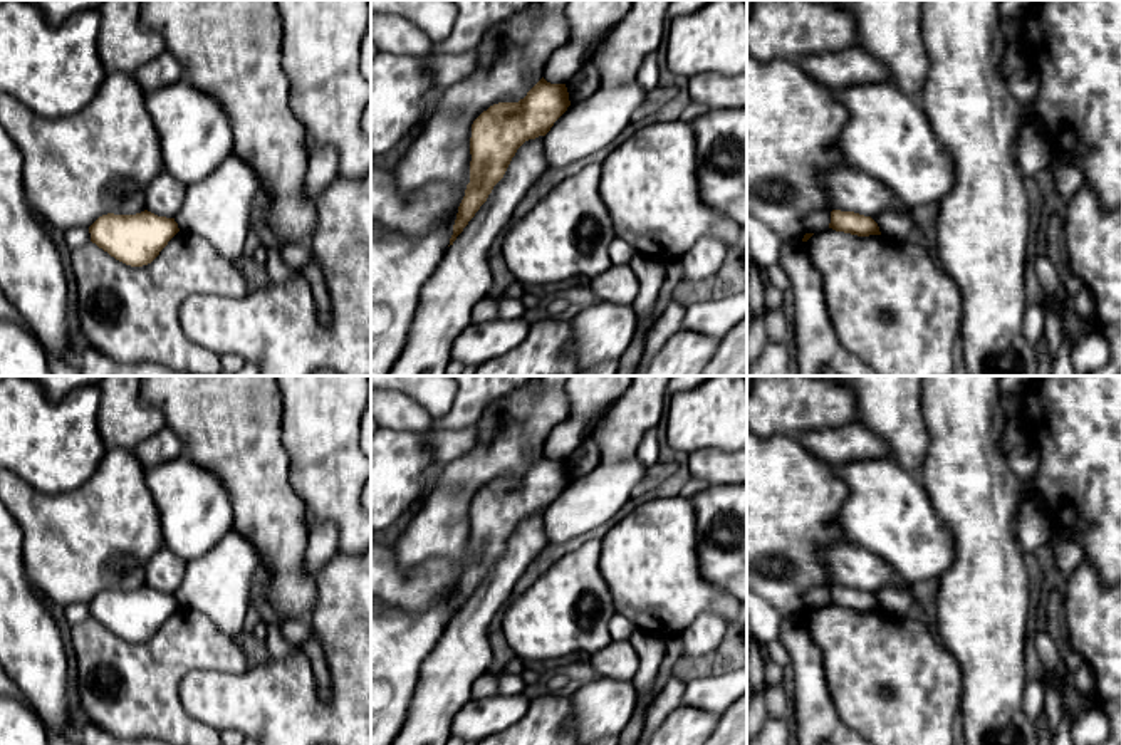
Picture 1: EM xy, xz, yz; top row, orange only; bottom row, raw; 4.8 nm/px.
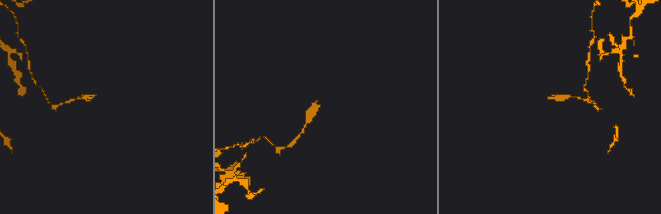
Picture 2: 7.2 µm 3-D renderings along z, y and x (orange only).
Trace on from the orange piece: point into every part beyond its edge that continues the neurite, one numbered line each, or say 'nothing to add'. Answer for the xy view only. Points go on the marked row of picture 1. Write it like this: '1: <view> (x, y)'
nothing to add

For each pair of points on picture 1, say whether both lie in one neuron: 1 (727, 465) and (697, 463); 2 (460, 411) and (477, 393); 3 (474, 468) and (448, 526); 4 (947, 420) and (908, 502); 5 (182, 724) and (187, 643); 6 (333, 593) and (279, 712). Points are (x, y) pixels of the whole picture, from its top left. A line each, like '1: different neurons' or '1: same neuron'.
1: same neuron
2: same neuron
3: same neuron
4: different neurons
5: same neuron
6: same neuron

